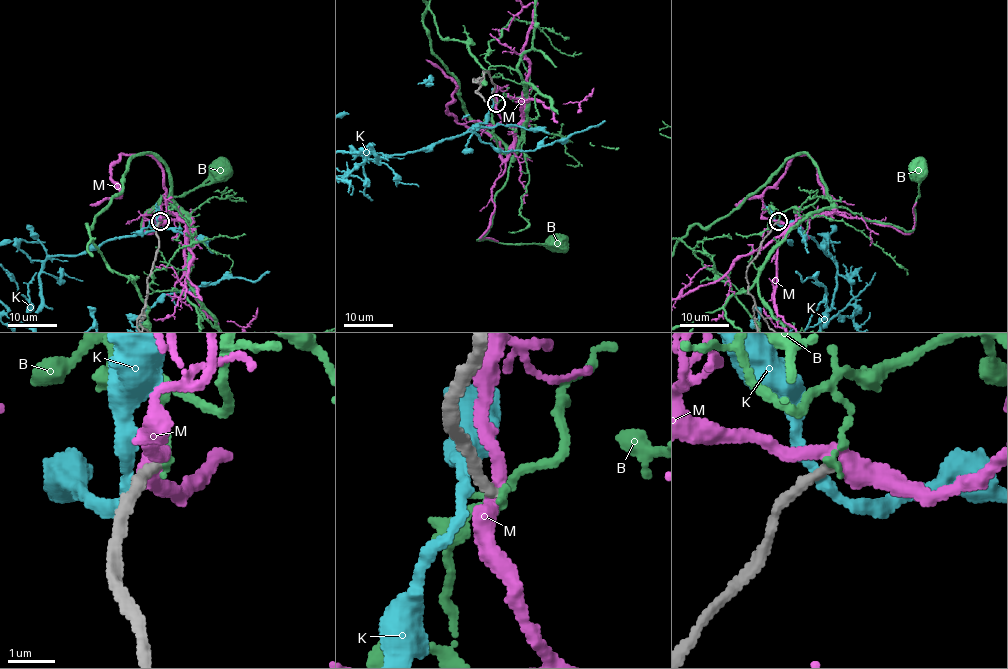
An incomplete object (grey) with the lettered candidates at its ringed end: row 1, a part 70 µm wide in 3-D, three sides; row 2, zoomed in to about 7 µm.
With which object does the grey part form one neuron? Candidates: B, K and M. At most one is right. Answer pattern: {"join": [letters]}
{"join": []}

